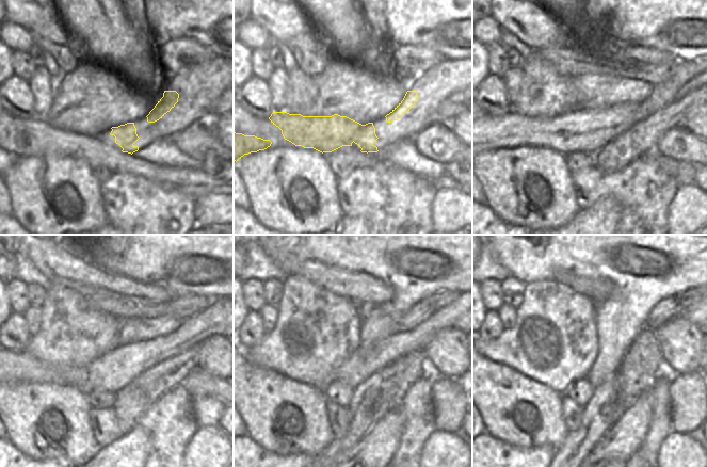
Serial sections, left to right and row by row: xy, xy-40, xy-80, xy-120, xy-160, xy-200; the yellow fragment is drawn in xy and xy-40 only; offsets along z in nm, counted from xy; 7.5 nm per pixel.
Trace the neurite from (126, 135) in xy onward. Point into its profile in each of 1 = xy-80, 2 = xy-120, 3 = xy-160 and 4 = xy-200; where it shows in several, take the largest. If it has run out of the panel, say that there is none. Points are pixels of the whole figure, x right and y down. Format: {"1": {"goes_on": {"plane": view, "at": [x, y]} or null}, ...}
{"1": {"goes_on": {"plane": "xy-80", "at": [581, 130]}}, "2": {"goes_on": {"plane": "xy-120", "at": [113, 370]}}, "3": {"goes_on": {"plane": "xy-160", "at": [366, 360]}}, "4": {"goes_on": {"plane": "xy-200", "at": [689, 312]}}}

